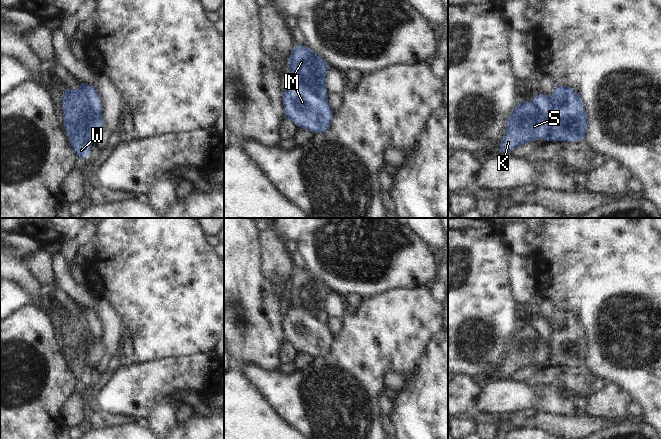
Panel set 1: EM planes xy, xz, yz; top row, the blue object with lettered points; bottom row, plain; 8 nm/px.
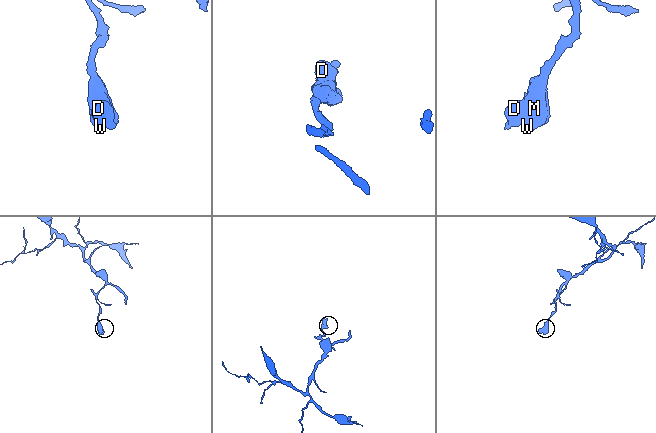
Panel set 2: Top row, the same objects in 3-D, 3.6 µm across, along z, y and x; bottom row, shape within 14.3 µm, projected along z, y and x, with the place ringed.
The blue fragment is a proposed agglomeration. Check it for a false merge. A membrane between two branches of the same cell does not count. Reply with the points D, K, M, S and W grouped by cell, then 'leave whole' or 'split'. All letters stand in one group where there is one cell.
D K M S W | leave whole

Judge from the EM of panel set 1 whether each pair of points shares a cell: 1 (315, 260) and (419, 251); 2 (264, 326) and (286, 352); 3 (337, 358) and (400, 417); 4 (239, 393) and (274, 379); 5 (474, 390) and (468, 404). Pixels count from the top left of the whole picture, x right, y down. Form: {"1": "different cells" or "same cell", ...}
{"1": "same cell", "2": "different cells", "3": "different cells", "4": "different cells", "5": "same cell"}

